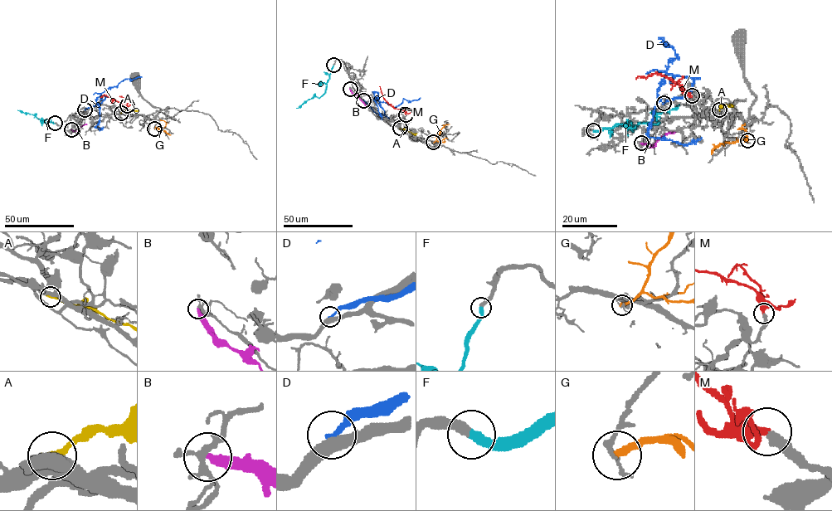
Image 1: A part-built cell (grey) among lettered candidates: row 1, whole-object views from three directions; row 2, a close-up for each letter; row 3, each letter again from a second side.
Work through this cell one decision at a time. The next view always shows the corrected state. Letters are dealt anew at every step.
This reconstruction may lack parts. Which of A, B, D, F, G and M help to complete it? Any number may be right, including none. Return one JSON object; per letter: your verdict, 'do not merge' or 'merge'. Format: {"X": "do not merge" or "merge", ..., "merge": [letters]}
{"A": "do not merge", "B": "do not merge", "D": "do not merge", "F": "merge", "G": "do not merge", "M": "merge", "merge": ["F", "M"]}

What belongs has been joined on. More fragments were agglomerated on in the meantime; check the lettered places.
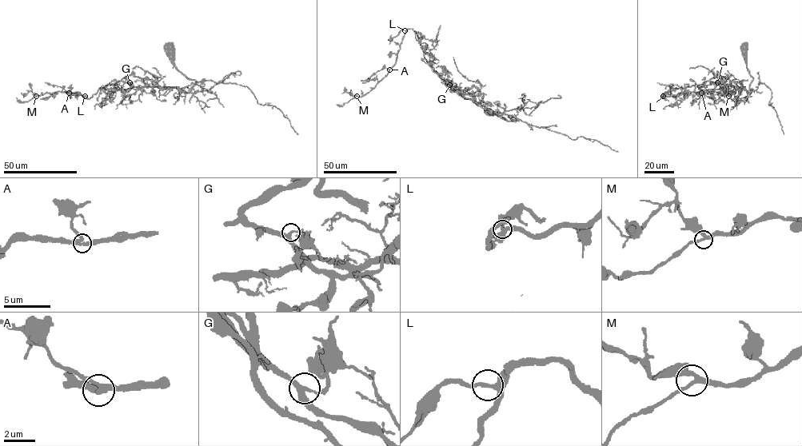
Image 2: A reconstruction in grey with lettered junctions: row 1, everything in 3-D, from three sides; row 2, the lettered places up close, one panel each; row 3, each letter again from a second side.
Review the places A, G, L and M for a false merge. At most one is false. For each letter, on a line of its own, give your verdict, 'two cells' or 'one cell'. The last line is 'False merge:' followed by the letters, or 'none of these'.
A: one cell
G: one cell
L: one cell
M: one cell
False merge: none of these

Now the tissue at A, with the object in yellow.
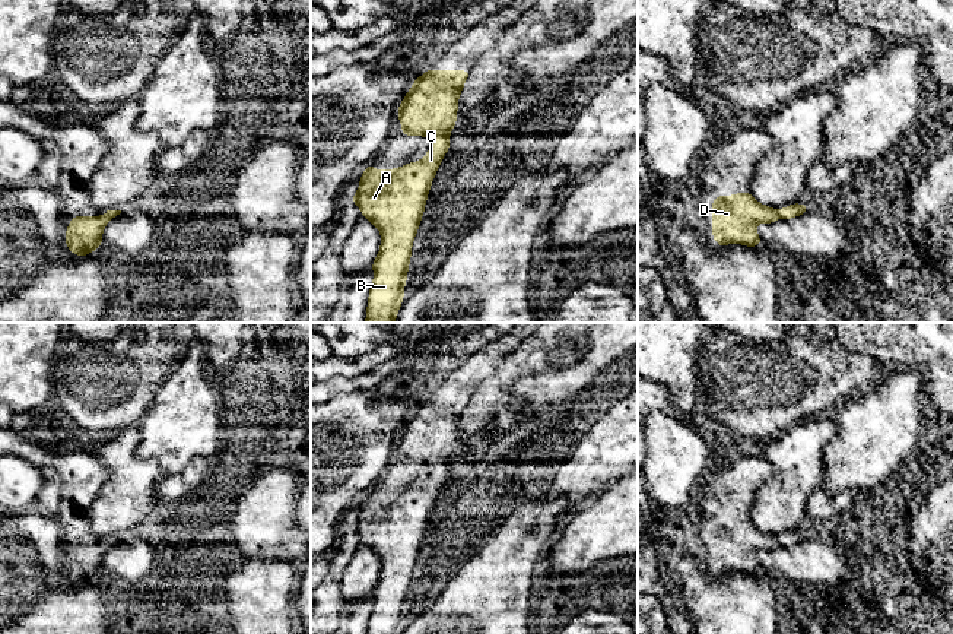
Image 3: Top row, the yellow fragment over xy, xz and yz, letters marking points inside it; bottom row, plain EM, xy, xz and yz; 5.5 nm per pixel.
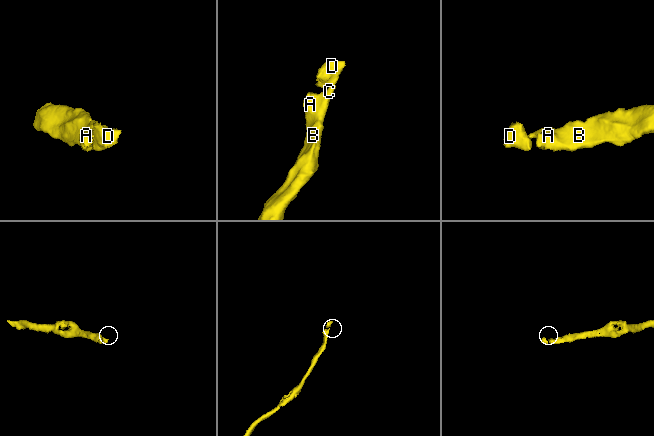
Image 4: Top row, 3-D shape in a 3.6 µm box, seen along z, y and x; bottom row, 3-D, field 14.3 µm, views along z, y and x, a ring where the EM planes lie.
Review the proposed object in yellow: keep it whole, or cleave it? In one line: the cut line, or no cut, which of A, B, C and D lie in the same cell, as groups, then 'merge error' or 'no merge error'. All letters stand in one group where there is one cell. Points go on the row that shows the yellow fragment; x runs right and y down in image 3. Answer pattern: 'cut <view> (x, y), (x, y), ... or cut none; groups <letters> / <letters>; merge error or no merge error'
cut none; groups A B C D; no merge error

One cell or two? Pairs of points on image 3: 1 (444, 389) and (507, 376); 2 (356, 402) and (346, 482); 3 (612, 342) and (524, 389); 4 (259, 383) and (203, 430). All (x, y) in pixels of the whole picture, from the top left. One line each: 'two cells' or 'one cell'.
1: two cells
2: one cell
3: one cell
4: one cell

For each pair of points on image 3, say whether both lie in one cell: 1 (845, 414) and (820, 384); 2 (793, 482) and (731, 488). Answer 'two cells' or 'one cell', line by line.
1: two cells
2: two cells

